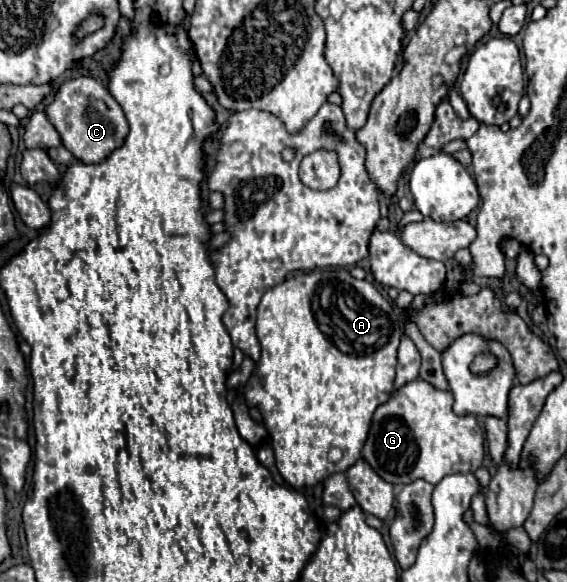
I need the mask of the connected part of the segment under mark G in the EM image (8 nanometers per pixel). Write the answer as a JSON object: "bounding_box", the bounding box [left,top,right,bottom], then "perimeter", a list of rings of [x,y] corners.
{"bounding_box":[362,379,484,485],"perimeter":[[[418,379],[394,391],[392,397],[376,409],[362,457],[392,485],[408,485],[416,479],[436,485],[446,475],[476,471],[482,465],[484,433],[476,417],[458,417],[452,411],[450,391],[434,389],[430,383]]]}

